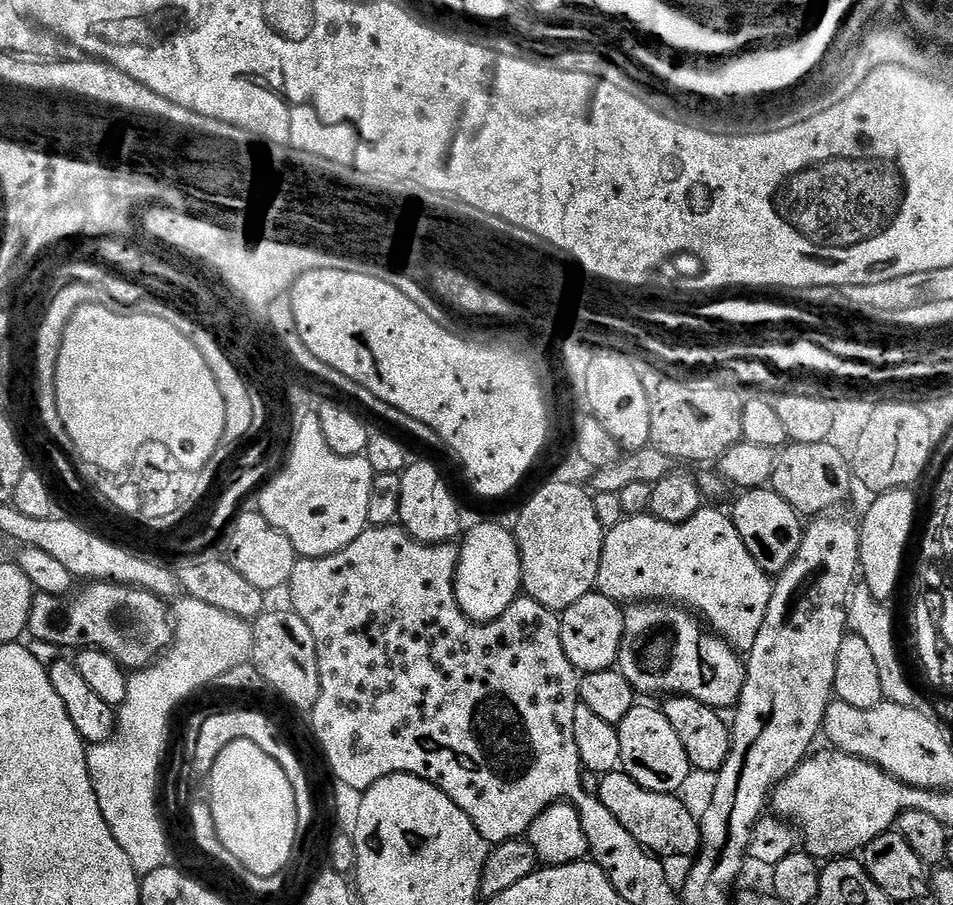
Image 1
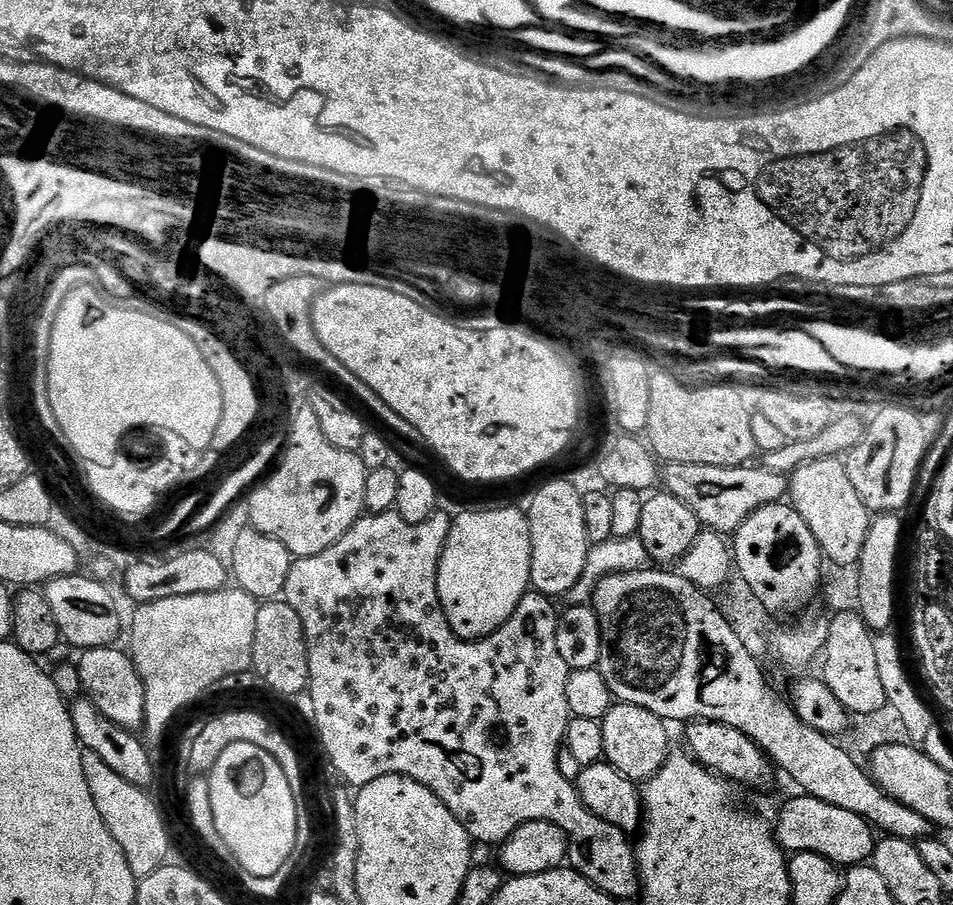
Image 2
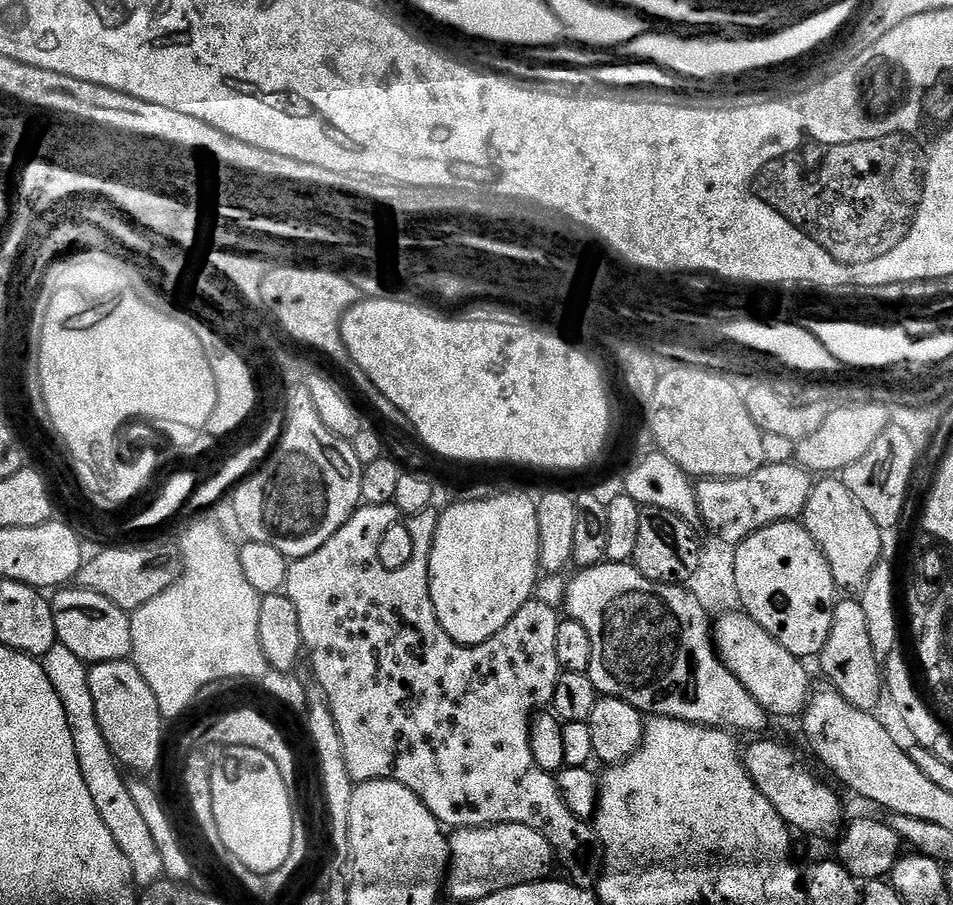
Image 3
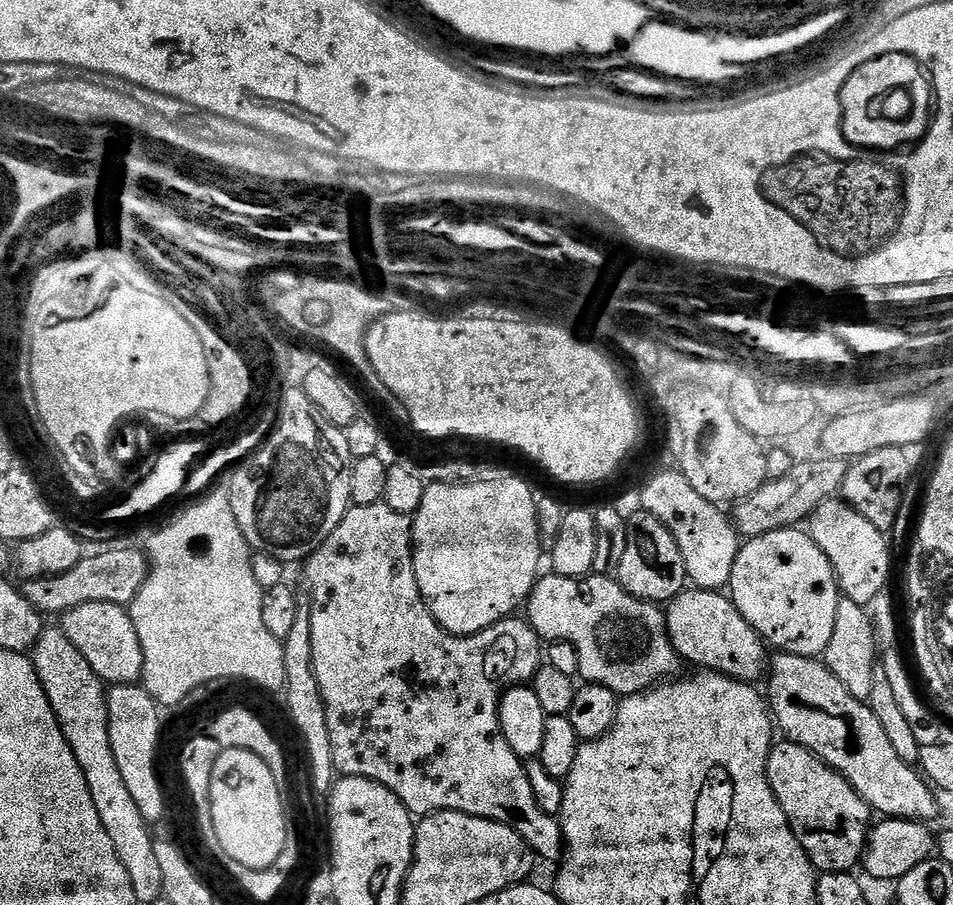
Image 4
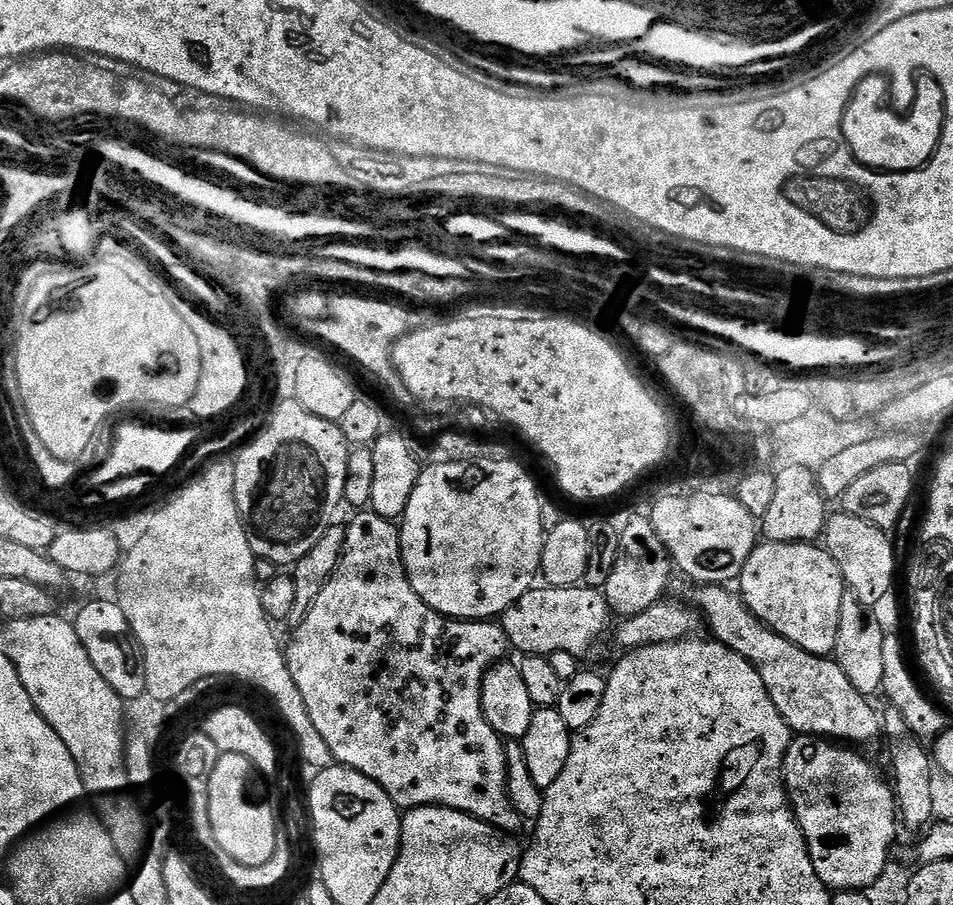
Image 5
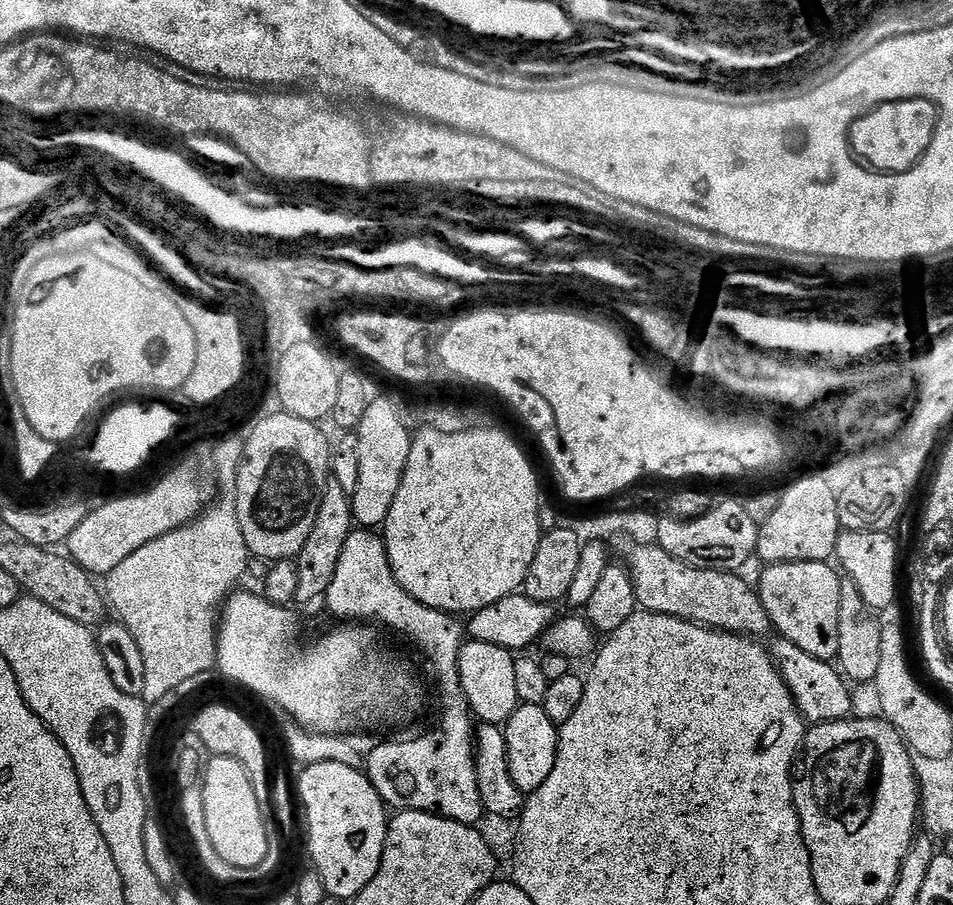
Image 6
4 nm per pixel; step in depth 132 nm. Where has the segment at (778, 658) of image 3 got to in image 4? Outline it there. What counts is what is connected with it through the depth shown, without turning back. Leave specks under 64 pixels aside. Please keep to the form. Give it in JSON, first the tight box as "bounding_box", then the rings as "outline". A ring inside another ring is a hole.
{"bounding_box":[665,589,770,683],"outline":[[[685,589],[669,601],[665,616],[672,643],[685,663],[690,662],[696,664],[692,666],[721,672],[748,683],[761,681],[765,677],[770,666],[766,642],[742,618],[731,597],[725,593],[715,589]]]}

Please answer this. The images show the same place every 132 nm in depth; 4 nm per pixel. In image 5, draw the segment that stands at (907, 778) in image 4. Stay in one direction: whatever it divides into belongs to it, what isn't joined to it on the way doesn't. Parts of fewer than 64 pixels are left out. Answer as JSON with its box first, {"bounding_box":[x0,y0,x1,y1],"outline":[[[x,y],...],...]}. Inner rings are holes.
{"bounding_box":[691,584,882,746],"outline":[[[702,584],[693,587],[691,607],[698,610],[703,623],[712,632],[711,635],[720,644],[725,644],[730,650],[742,654],[762,674],[762,682],[766,682],[766,690],[770,694],[770,702],[778,706],[778,714],[787,722],[793,733],[806,736],[819,736],[833,742],[847,742],[852,746],[864,746],[872,739],[879,737],[882,732],[882,720],[872,709],[873,701],[862,695],[854,686],[850,686],[850,678],[842,674],[840,667],[836,665],[835,659],[826,656],[815,656],[782,638],[774,629],[768,628],[754,615],[744,601],[731,587],[718,584]]]}

